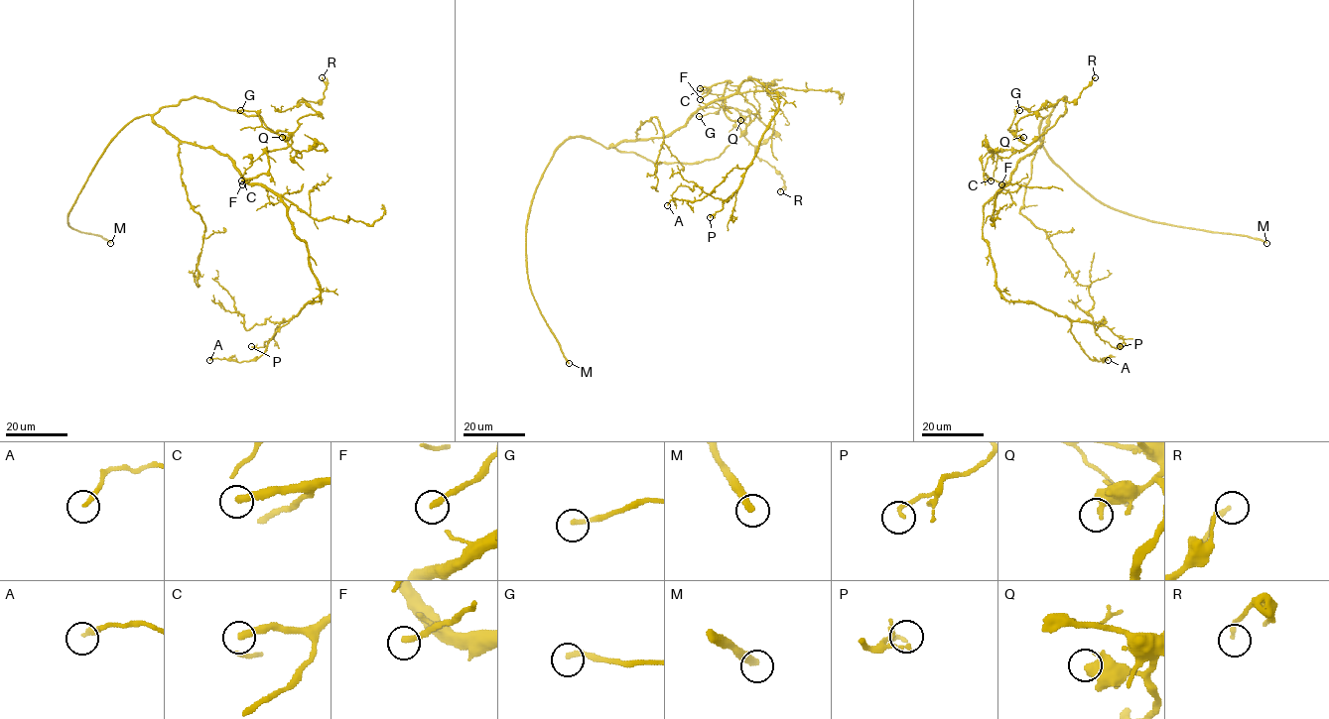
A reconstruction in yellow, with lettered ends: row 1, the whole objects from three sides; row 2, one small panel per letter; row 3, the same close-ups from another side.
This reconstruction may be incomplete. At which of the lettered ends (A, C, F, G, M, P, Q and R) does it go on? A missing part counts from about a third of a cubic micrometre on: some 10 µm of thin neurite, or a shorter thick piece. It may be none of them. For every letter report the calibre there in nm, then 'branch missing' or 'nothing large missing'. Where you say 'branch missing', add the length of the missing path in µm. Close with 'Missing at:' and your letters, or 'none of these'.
A: 240 nm thick; nothing large missing
C: 200 nm thick; branch missing; about 60 µm are missing
F: 240 nm thick; branch missing; about 40 µm are missing
G: 200 nm thick; branch missing; about 15 µm are missing
M: 320 nm thick; branch missing; about 70 µm are missing
P: 170 nm thick; nothing large missing
Q: 400 nm thick; nothing large missing
R: 180 nm thick; nothing large missing
Missing at: C, F, G, M

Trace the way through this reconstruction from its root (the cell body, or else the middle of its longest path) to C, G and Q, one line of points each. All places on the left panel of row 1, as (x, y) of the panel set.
C: (229, 158), (179, 142), (153, 116), (193, 97), (259, 116), (288, 146), (264, 150), (269, 170), (241, 180)
G: (229, 158), (179, 142), (153, 116), (182, 99), (209, 99), (259, 116), (291, 143), (240, 110)
Q: (229, 158), (211, 147), (179, 142), (153, 116), (182, 99), (209, 99), (259, 116), (291, 143), (282, 137)

